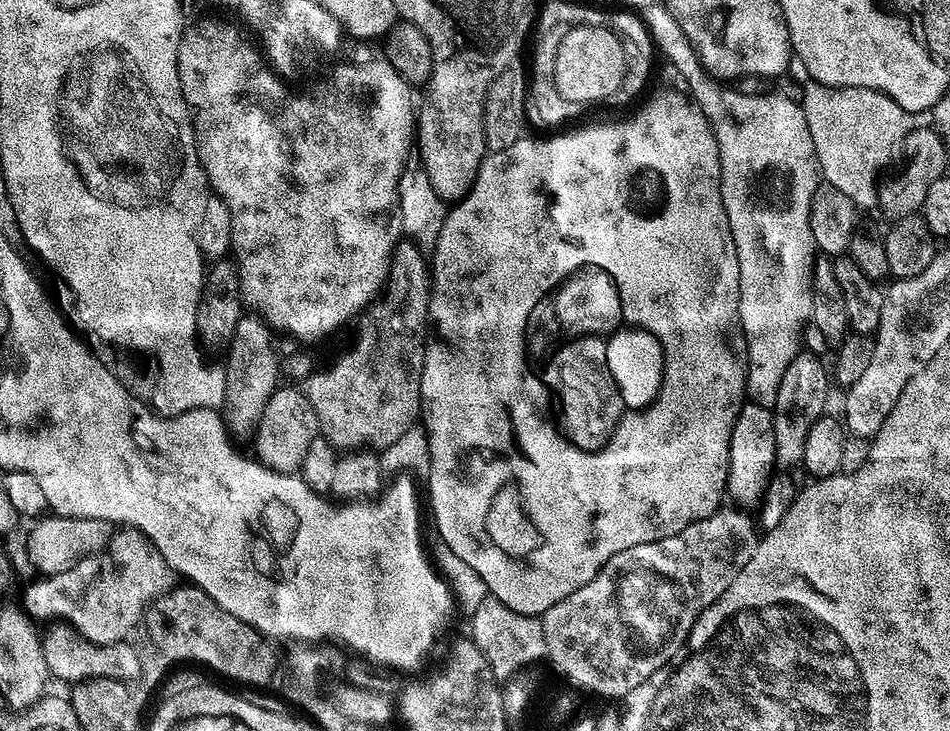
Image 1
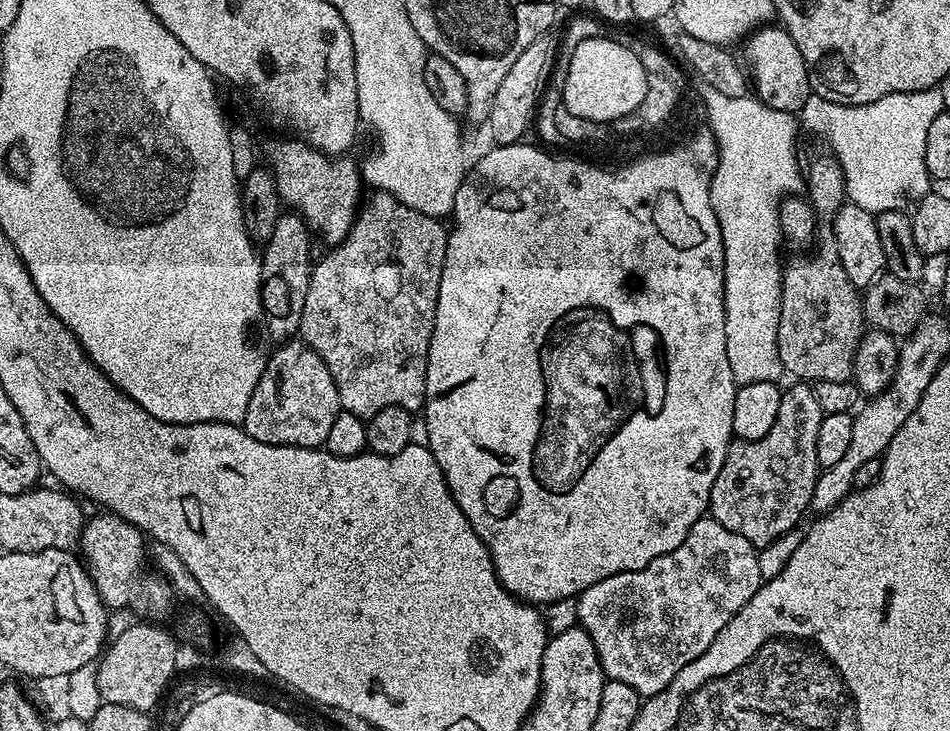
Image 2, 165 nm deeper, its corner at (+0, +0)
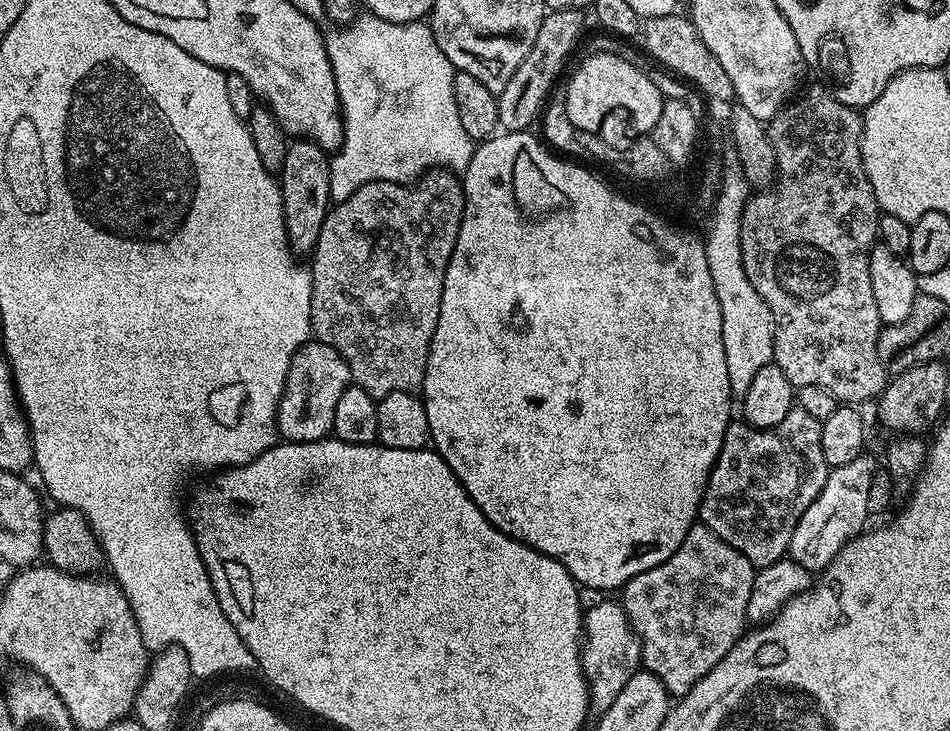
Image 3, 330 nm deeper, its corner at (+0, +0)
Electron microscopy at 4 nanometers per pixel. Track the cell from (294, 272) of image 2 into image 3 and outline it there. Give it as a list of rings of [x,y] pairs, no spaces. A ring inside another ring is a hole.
[[[296,138],[289,143],[286,158],[278,173],[278,183],[280,197],[284,203],[284,225],[293,253],[308,254],[316,247],[322,222],[327,218],[329,207],[333,203],[330,194],[331,169],[329,153],[312,140]]]

